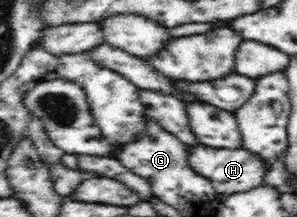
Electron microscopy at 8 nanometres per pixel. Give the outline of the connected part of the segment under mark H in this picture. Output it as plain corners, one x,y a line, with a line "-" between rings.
199,144
195,147
188,146
188,162
195,174
201,175
211,184
217,193
237,193
249,191
257,186
265,186
267,165
261,158
242,148
219,150

